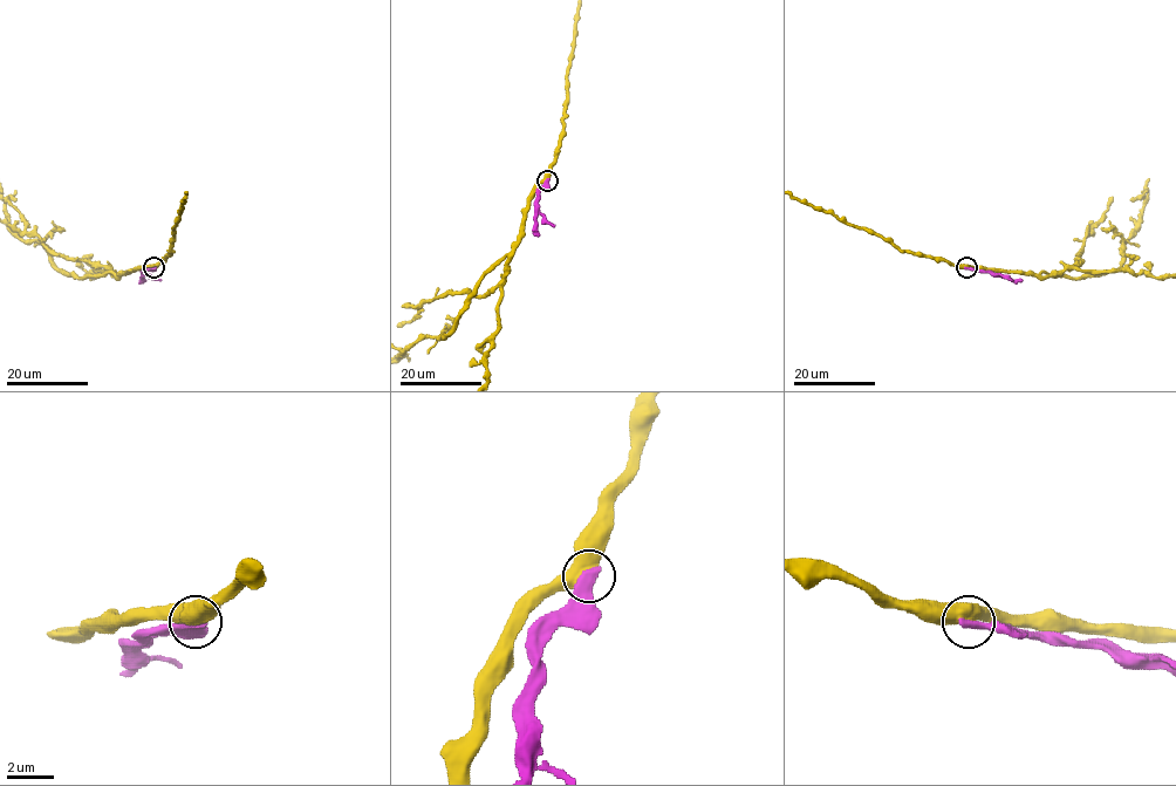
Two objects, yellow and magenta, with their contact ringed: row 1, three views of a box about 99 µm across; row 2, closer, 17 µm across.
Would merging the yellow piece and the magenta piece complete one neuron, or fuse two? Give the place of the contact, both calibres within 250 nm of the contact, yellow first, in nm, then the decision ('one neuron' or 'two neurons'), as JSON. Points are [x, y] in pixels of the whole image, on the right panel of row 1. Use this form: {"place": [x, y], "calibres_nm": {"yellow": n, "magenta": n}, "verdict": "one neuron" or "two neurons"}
{"place": [966, 267], "calibres_nm": {"yellow": 600, "magenta": 480}, "verdict": "two neurons"}

